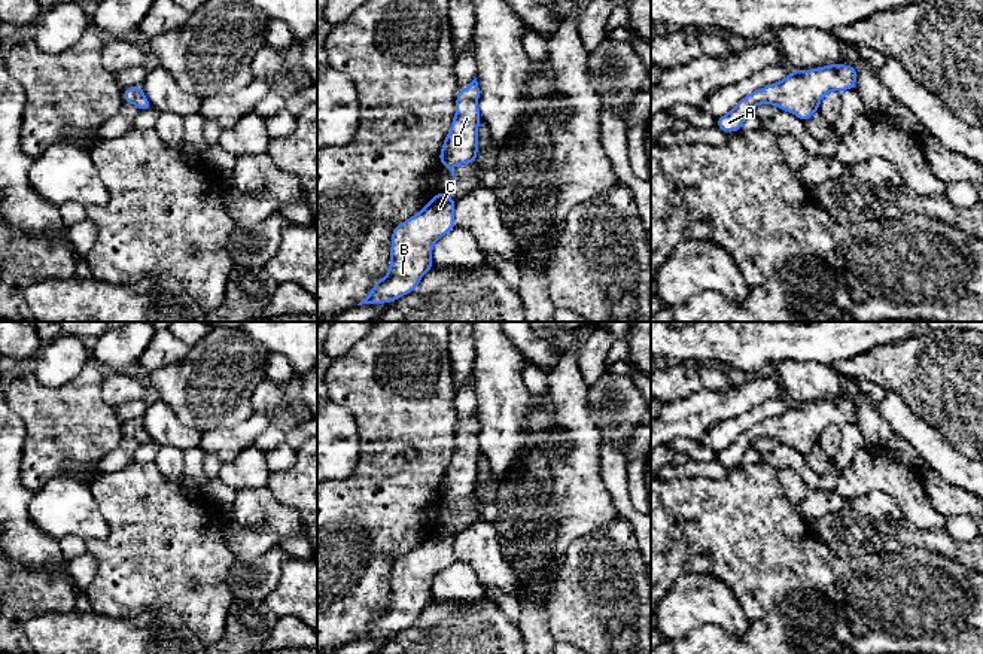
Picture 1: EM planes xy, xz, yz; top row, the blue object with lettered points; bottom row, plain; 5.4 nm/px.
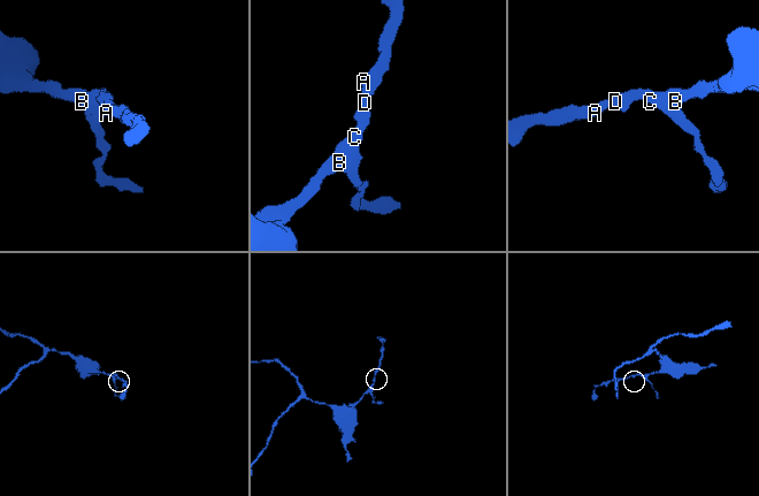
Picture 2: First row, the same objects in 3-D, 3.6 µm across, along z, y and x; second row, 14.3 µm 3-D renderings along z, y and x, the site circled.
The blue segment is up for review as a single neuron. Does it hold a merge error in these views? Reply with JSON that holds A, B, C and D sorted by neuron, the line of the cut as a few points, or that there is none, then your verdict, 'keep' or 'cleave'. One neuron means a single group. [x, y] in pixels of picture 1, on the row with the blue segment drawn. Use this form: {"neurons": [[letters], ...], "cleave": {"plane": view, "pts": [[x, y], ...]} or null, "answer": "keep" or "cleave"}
{"neurons": [["A", "B", "C", "D"]], "cleave": null, "answer": "keep"}

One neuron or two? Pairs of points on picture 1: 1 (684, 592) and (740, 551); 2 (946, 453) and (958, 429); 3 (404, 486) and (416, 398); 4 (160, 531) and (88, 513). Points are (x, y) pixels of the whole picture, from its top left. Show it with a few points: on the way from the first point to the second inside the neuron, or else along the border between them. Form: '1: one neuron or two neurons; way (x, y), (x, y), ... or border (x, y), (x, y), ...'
1: two neurons; border (673, 581), (685, 574), (711, 574), (736, 595)
2: two neurons; border (924, 422), (930, 423), (967, 458)
3: one neuron; way (398, 464), (398, 420)
4: two neurons; border (90, 484), (109, 532), (87, 541)

